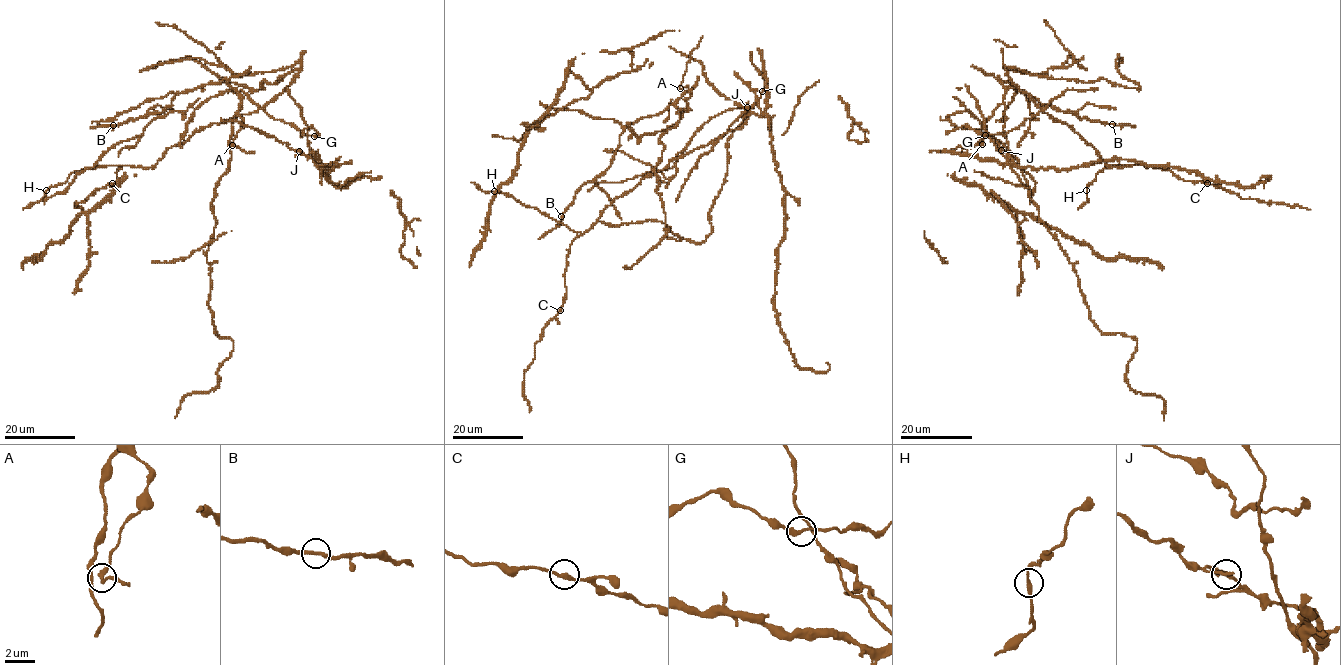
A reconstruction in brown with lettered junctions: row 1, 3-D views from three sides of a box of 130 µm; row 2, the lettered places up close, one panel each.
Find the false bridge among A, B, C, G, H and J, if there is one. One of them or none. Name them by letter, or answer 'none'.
A

